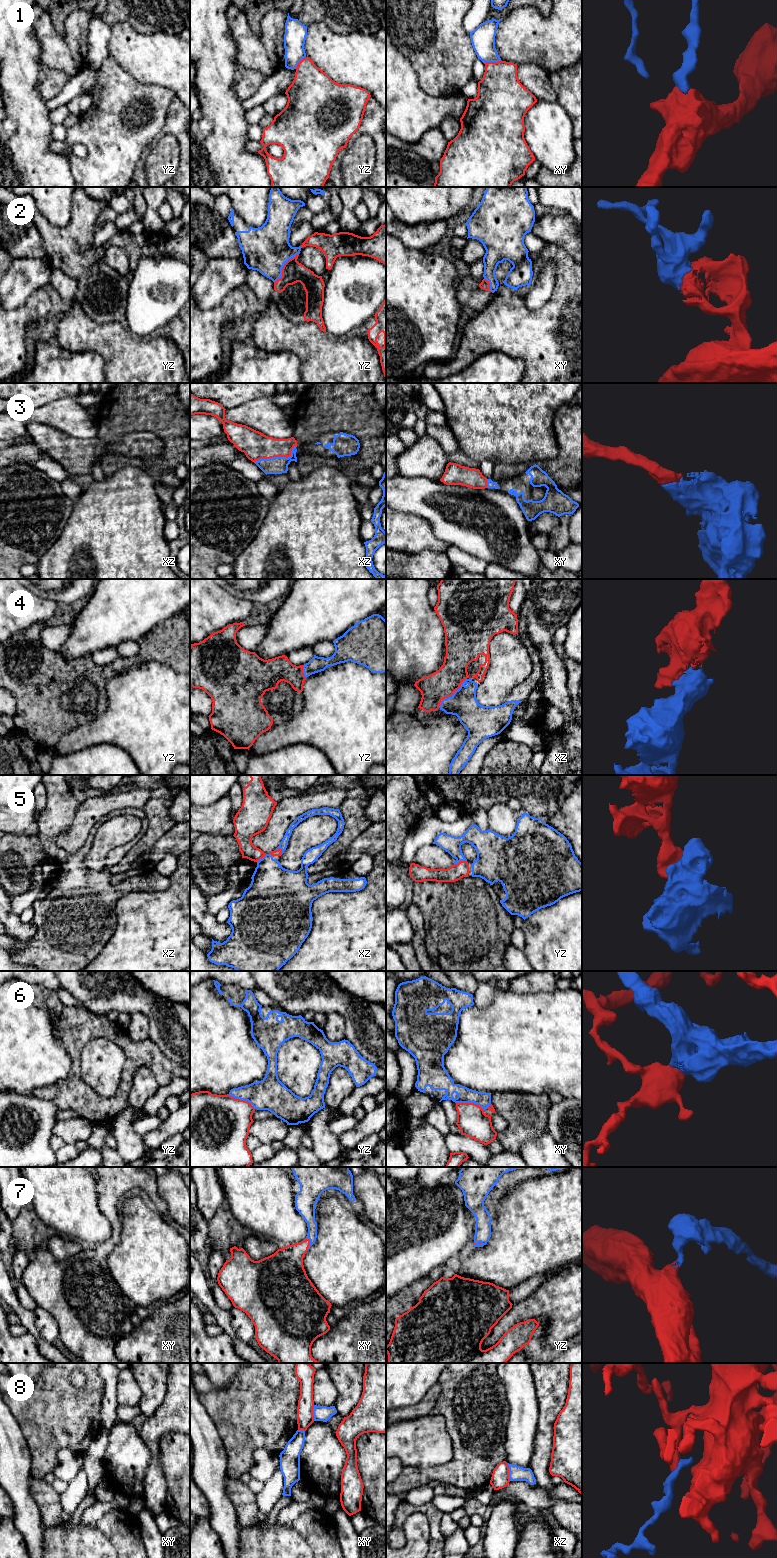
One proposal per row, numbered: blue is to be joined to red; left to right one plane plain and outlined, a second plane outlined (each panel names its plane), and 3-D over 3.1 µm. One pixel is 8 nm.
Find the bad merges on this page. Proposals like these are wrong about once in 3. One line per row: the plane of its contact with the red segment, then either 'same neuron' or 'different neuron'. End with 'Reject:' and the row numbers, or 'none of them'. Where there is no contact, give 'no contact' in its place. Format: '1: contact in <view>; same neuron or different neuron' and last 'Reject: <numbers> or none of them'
1: contact in xy; different neuron
2: contact in yz; same neuron
3: contact in xz; same neuron
4: contact in xz; same neuron
5: contact in yz; same neuron
6: contact in xy; different neuron
7: contact in xy; same neuron
8: contact in xz; different neuron
Reject: 1, 6, 8

